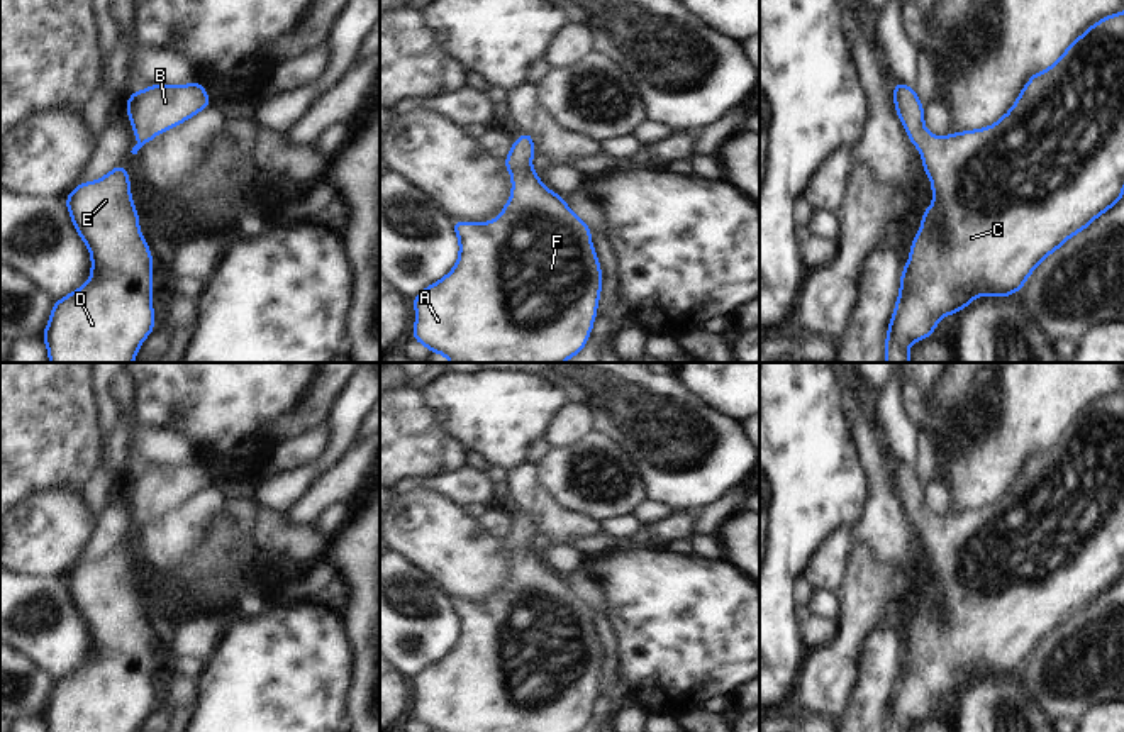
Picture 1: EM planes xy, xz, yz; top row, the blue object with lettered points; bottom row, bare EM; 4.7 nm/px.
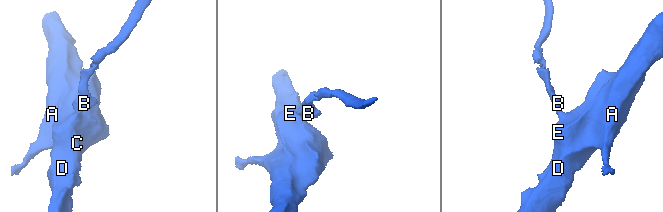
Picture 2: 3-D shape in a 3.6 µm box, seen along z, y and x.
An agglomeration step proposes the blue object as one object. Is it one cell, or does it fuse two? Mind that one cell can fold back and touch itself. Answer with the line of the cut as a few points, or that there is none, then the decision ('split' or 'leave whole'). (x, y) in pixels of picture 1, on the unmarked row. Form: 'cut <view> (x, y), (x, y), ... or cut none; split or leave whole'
cut none; leave whole

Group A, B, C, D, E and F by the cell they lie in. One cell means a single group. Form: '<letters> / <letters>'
A B C D E F

